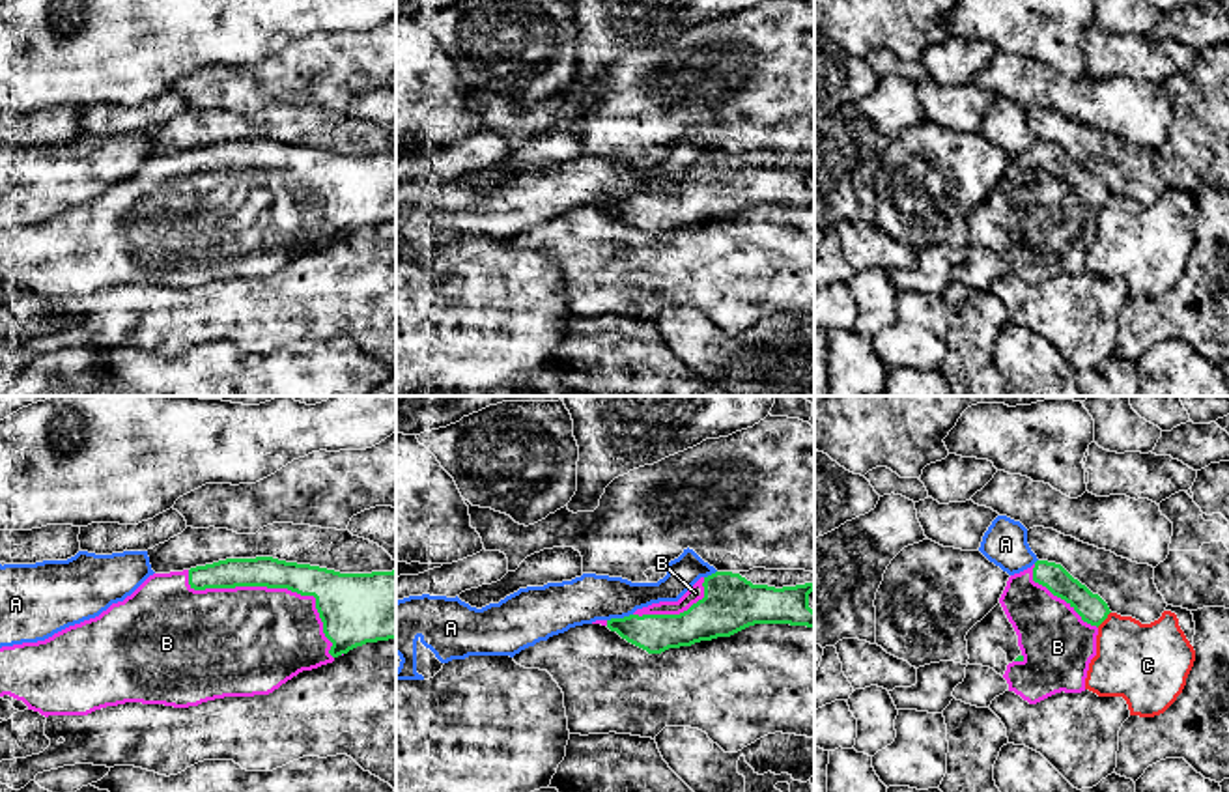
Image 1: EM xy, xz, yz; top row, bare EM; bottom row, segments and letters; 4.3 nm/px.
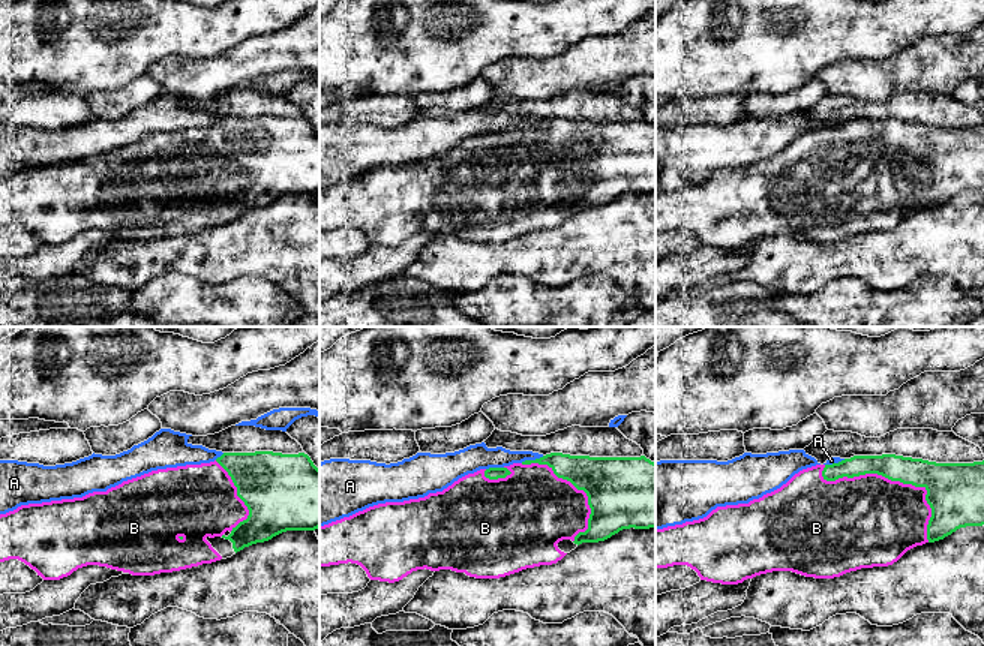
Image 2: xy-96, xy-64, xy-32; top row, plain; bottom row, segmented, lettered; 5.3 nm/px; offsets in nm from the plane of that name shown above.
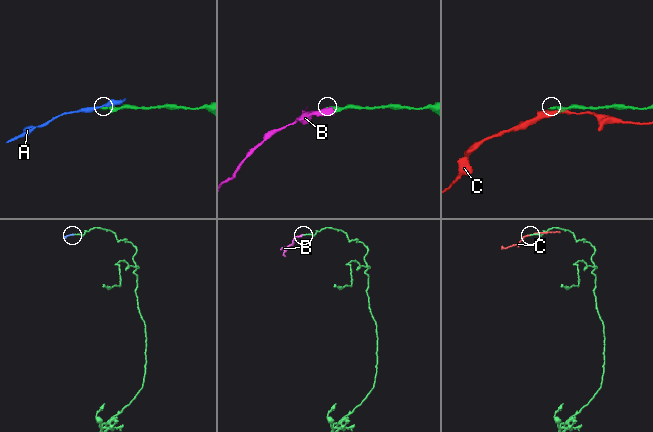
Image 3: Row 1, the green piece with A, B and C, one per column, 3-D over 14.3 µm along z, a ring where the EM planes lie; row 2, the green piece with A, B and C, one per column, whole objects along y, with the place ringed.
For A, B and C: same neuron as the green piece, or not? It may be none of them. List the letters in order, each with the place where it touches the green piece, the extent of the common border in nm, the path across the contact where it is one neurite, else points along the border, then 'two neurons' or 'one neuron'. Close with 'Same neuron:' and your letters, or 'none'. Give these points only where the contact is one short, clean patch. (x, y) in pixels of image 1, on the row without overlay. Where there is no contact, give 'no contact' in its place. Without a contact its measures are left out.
A: meets green in xz at (619, 200); contact 120 nm long; two neurons
B: meets green in xy at (275, 169); contact 750 nm long; one neuron
C: meets green in yz at (1104, 200); contact 90 nm long; two neurons
Same neuron: B

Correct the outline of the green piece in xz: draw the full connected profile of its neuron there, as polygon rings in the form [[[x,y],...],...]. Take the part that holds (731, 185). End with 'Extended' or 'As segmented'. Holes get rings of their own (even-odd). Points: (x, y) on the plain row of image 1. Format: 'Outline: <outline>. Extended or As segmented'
Outline: [[[740,155],[700,159],[678,183],[659,183],[624,200],[596,202],[628,224],[661,235],[669,230],[730,219],[755,205],[814,209],[809,176],[814,163],[796,168],[753,166]]]. Extended

